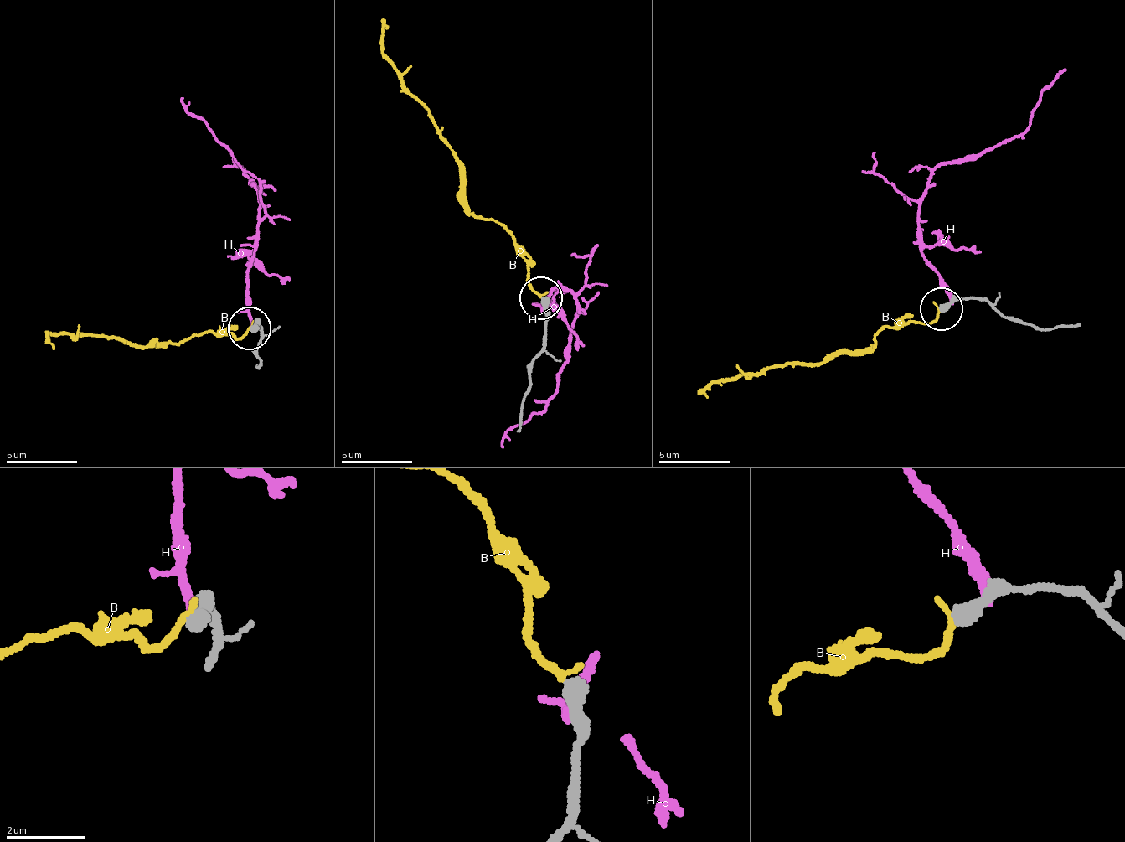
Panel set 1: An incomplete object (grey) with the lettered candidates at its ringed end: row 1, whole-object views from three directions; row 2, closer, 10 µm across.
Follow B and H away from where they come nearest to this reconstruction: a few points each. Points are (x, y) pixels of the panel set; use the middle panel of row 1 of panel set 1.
B: (539, 298), (527, 286), (523, 248), (506, 230), (471, 211), (464, 166), (389, 58), (384, 39), (389, 29)
H: (541, 310), (554, 289), (570, 293), (580, 308), (559, 385), (542, 410), (513, 426), (503, 446)

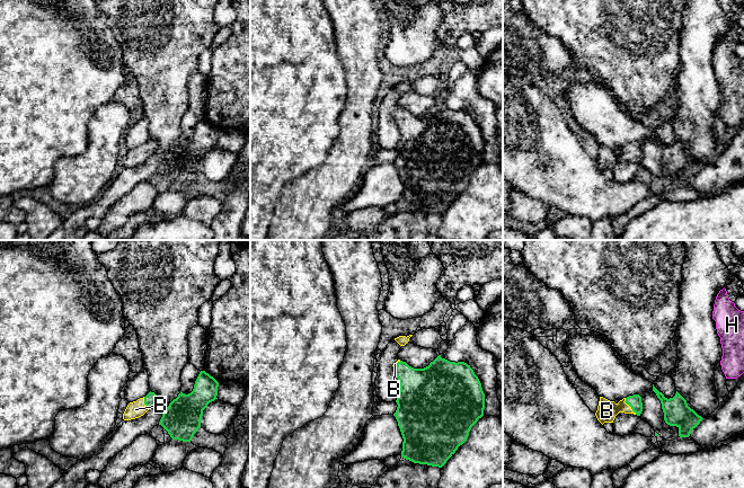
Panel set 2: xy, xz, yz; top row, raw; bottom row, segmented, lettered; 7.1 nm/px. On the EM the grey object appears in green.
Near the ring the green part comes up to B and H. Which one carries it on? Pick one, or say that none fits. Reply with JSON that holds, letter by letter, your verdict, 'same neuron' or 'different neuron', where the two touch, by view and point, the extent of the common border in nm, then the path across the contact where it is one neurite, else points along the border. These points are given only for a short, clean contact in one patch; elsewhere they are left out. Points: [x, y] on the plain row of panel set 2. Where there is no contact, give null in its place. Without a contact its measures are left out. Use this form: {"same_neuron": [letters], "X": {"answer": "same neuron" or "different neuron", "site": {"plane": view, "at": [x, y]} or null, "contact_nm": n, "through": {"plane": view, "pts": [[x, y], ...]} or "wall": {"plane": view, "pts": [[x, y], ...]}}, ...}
{"same_neuron": ["B"], "B": {"answer": "same neuron", "site": {"plane": "yz", "at": [629, 152]}, "contact_nm": 150, "through": {"plane": "yz", "pts": [[635, 149], [629, 152], [607, 158]]}}, "H": {"answer": "different neuron", "site": null}}

